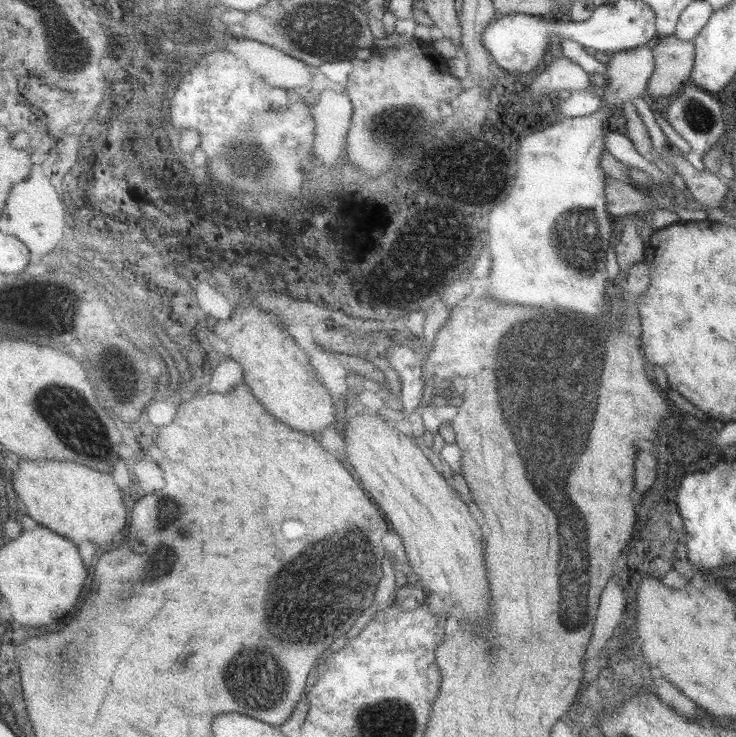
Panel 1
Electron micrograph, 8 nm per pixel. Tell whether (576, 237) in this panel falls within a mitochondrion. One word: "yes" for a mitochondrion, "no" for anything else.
yes

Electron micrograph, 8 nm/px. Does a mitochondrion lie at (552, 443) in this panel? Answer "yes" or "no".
yes

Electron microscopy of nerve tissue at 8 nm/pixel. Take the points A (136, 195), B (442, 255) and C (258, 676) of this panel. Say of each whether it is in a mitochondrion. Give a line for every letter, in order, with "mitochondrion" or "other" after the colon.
A: other
B: mitochondrion
C: mitochondrion

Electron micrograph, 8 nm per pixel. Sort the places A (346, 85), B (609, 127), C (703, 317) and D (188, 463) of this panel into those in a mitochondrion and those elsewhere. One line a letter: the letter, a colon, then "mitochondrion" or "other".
A: other
B: other
C: other
D: other

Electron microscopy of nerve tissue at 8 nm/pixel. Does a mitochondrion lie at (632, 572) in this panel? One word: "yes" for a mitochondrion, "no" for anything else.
no

